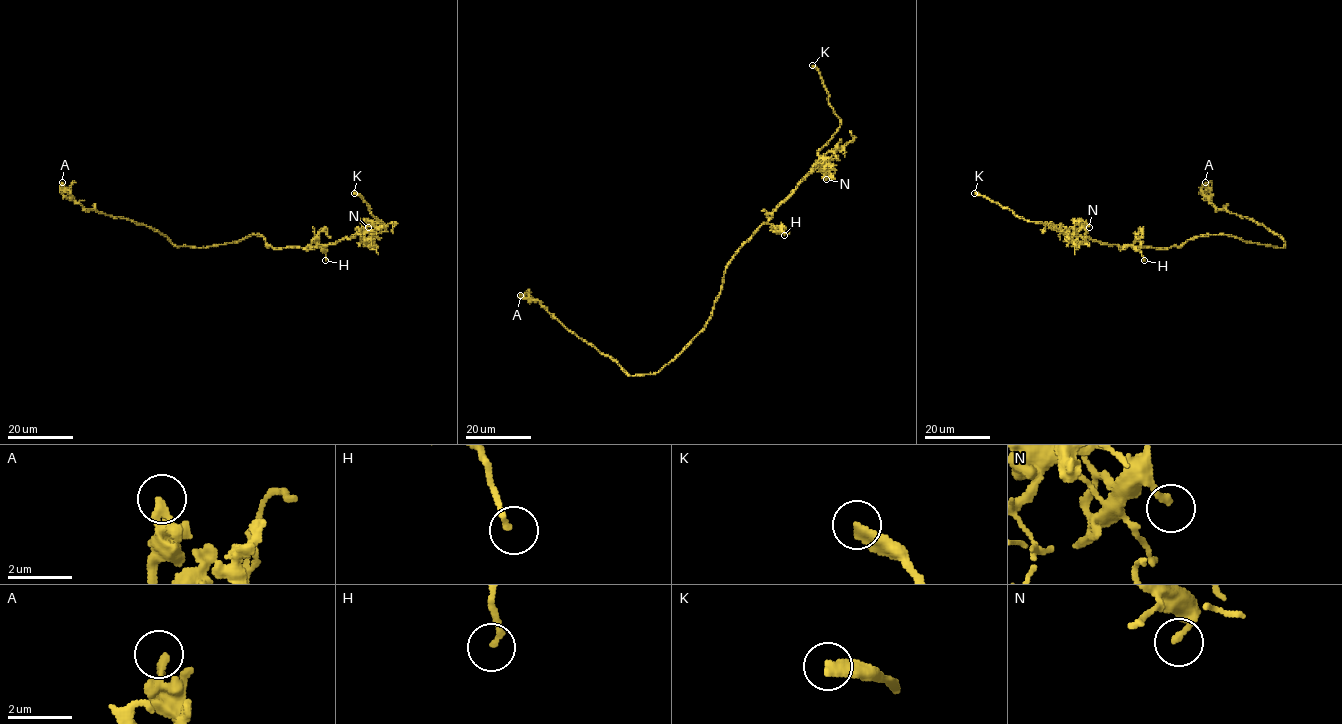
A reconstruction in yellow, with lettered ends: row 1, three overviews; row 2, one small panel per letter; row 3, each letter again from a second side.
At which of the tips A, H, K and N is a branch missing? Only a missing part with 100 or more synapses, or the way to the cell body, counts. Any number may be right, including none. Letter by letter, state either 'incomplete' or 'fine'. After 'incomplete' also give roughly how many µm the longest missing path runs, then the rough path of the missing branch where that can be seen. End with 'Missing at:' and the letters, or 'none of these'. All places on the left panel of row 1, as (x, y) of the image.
A: fine
H: fine
K: incomplete | 25 µm | (354, 193), (324, 200), (311, 193), (302, 196)
N: fine
Missing at: K

